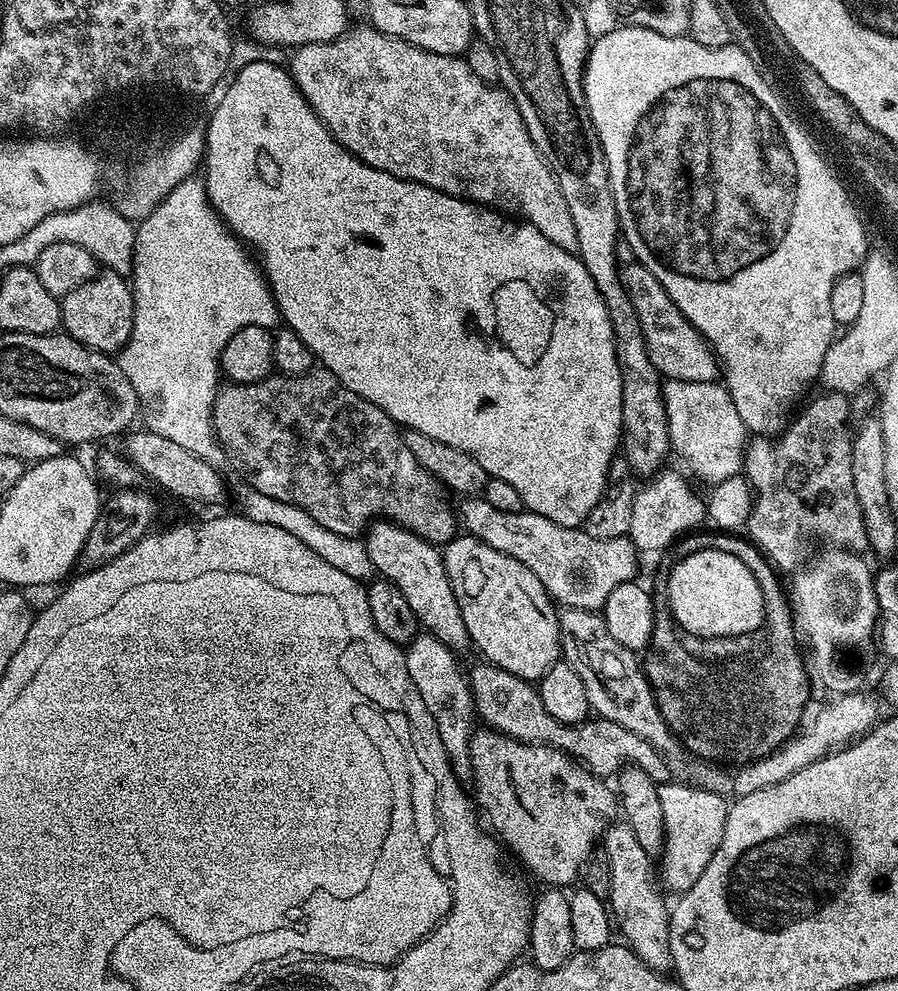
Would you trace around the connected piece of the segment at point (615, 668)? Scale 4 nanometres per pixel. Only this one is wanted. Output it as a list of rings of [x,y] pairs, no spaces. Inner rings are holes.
[[[561,607],[559,613],[558,630],[560,631],[562,660],[563,663],[569,664],[576,671],[578,678],[582,678],[582,686],[586,686],[589,709],[599,719],[618,722],[618,726],[625,727],[626,730],[632,731],[638,738],[645,739],[650,746],[660,752],[660,755],[669,765],[674,766],[674,764],[680,763],[684,756],[686,757],[686,749],[664,725],[664,719],[656,705],[652,687],[648,685],[648,680],[644,676],[644,669],[637,653],[631,652],[629,648],[622,646],[622,642],[616,641],[610,635],[610,630],[606,630],[606,622],[599,611],[587,612],[577,608]]]

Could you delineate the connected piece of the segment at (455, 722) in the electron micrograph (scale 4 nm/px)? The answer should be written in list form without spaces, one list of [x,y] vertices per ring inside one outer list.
[[[417,634],[406,645],[404,657],[406,670],[410,670],[410,678],[414,686],[418,686],[418,694],[422,694],[422,702],[426,702],[426,710],[430,710],[434,718],[434,726],[438,726],[438,738],[442,738],[442,746],[452,761],[456,775],[461,778],[471,777],[470,742],[478,717],[472,703],[470,680],[465,669],[463,672],[456,661],[459,660],[457,653],[430,634]]]

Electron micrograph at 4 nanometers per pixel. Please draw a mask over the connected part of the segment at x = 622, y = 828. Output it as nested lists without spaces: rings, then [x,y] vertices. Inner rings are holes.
[[[626,822],[613,823],[604,833],[602,851],[609,859],[610,866],[610,890],[606,900],[619,935],[620,932],[624,935],[623,943],[631,948],[634,954],[638,954],[638,958],[642,958],[646,966],[661,974],[667,973],[672,966],[668,925],[670,908],[667,903],[664,905],[664,900],[660,897],[661,889],[654,875],[653,857],[648,856],[646,850],[642,850],[638,837]]]

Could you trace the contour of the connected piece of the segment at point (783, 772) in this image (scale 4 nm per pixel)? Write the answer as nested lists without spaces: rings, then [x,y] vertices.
[[[857,690],[833,695],[832,701],[825,708],[818,709],[816,717],[812,721],[809,719],[777,752],[771,752],[760,760],[751,760],[748,764],[739,765],[733,771],[736,773],[728,780],[728,788],[733,792],[733,797],[739,798],[746,794],[754,794],[758,790],[766,790],[766,786],[786,782],[786,778],[818,762],[824,756],[829,755],[831,750],[839,749],[863,736],[864,733],[871,732],[877,724],[881,723],[880,704],[882,705],[882,700],[879,695],[871,696],[870,693],[864,691]]]

